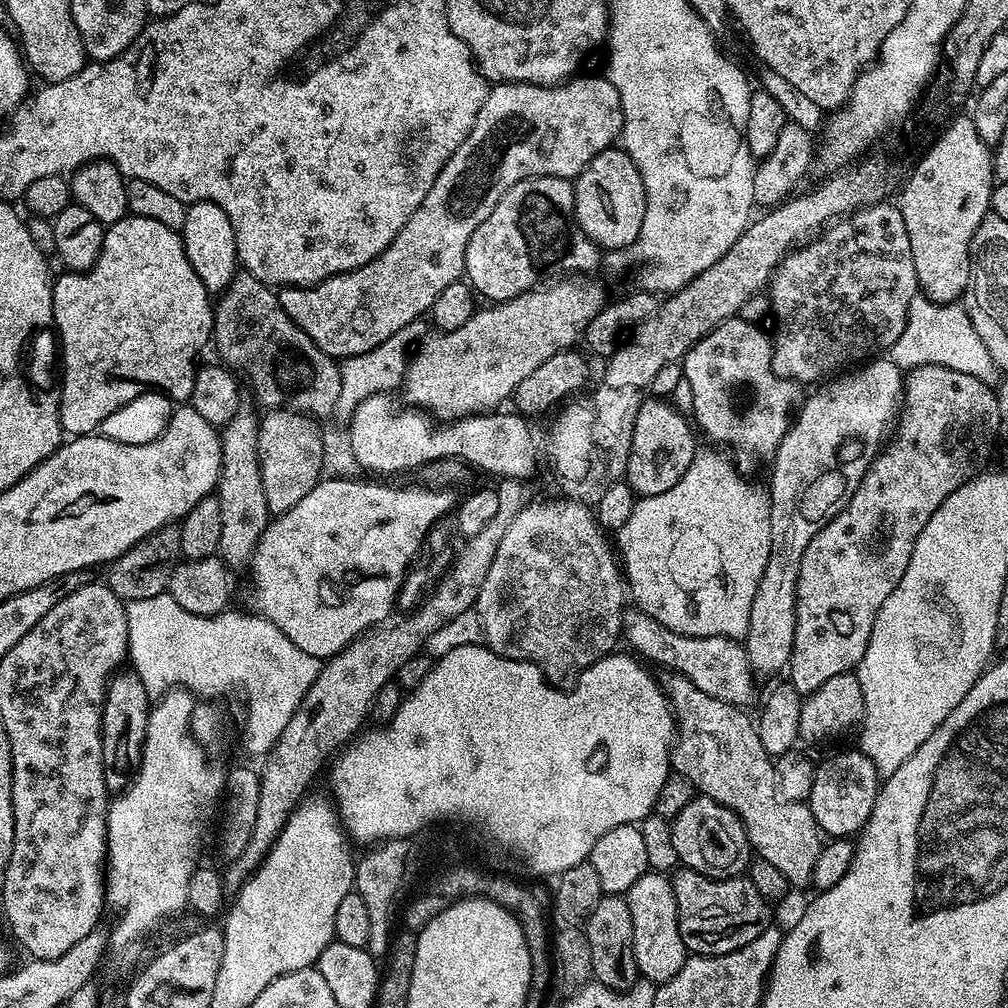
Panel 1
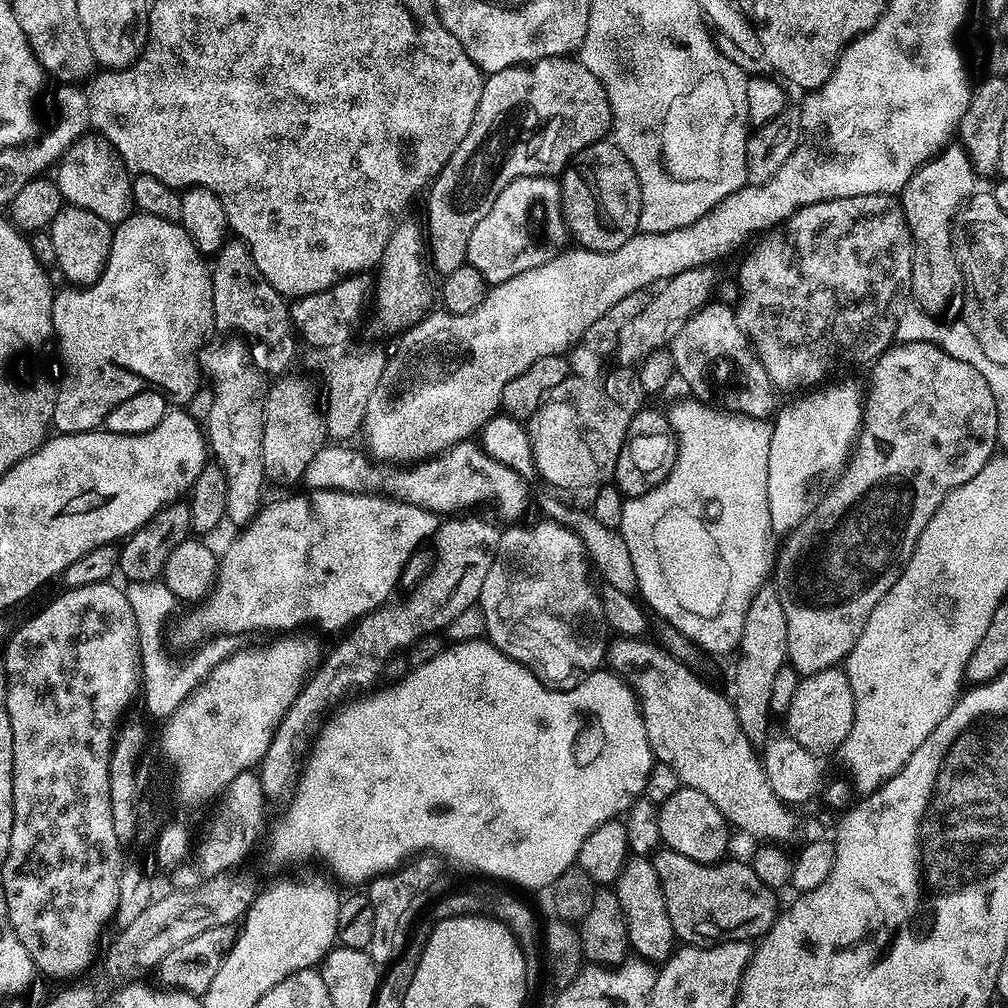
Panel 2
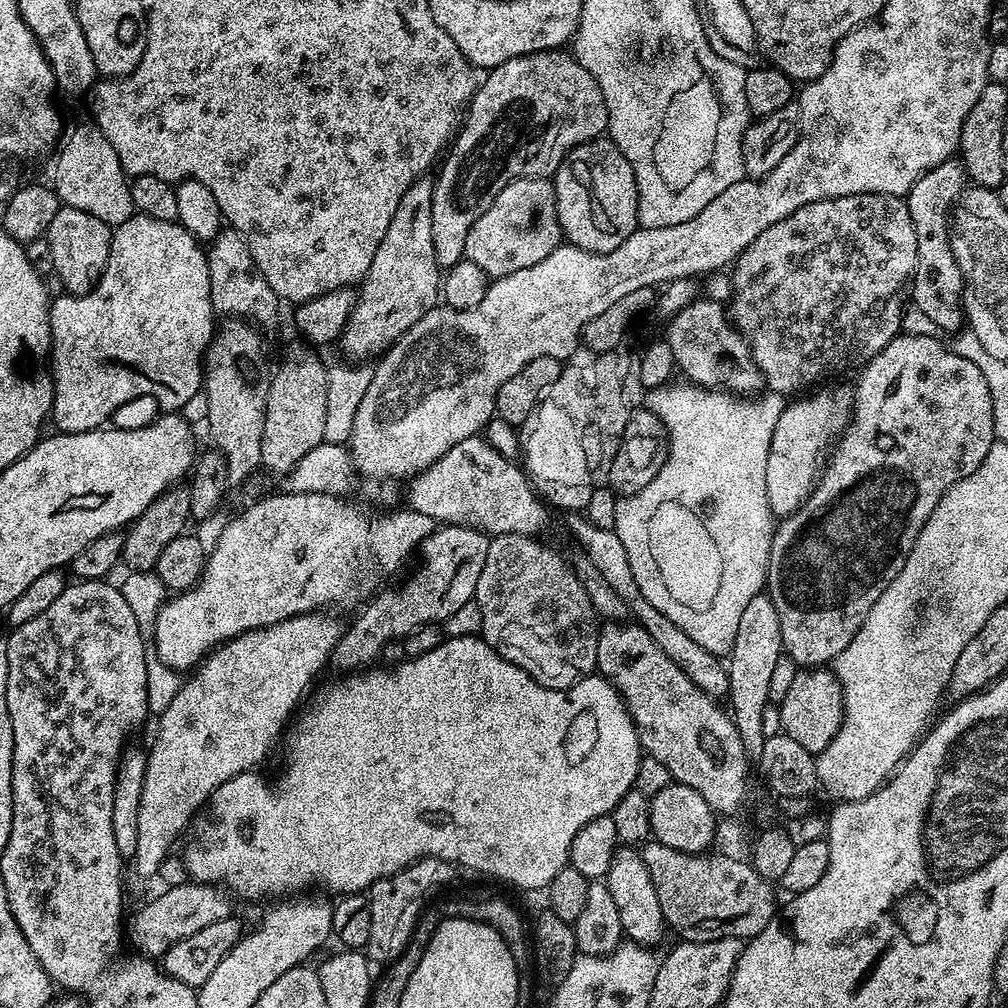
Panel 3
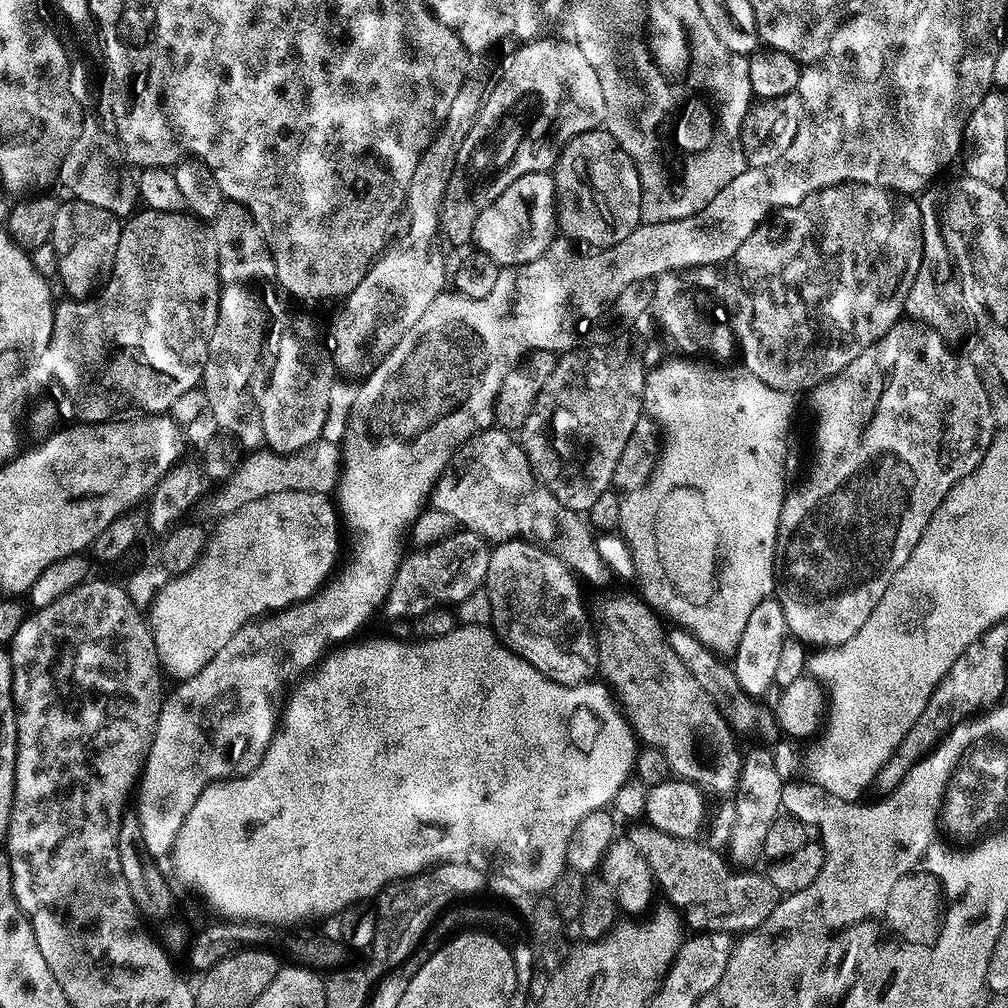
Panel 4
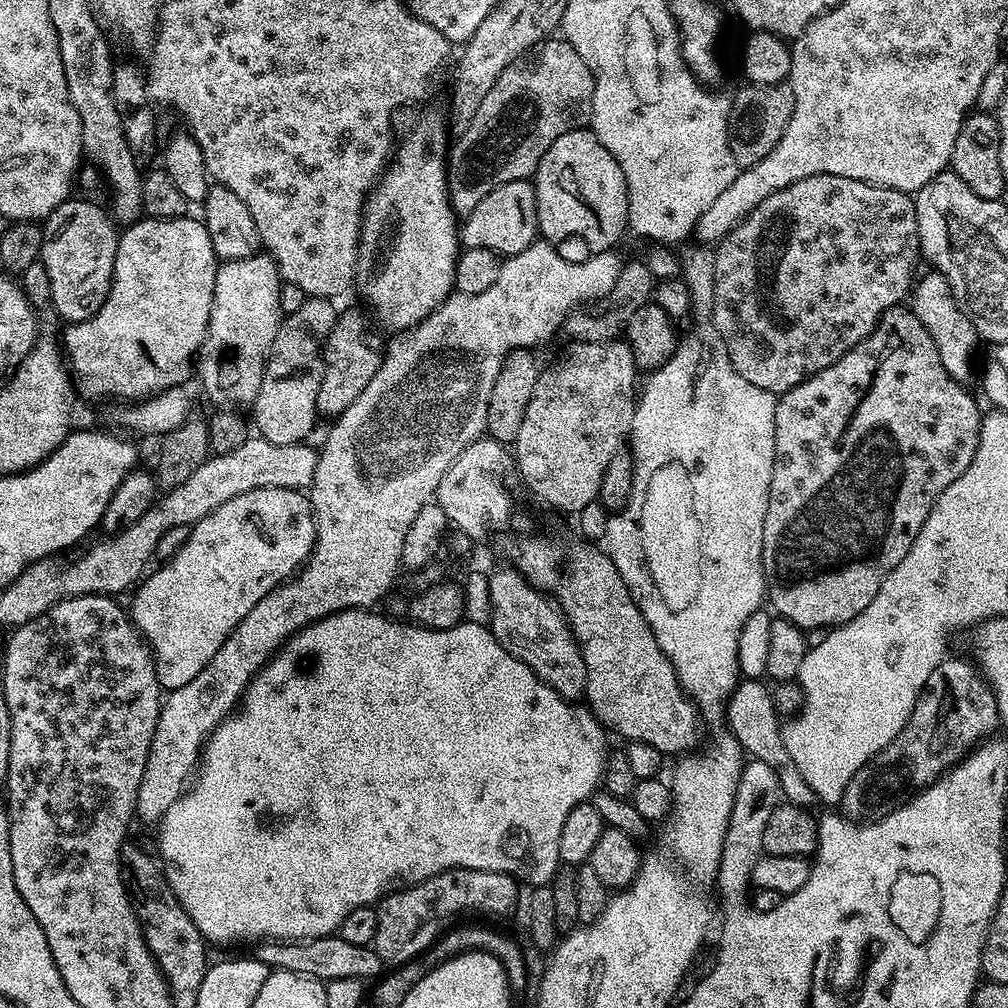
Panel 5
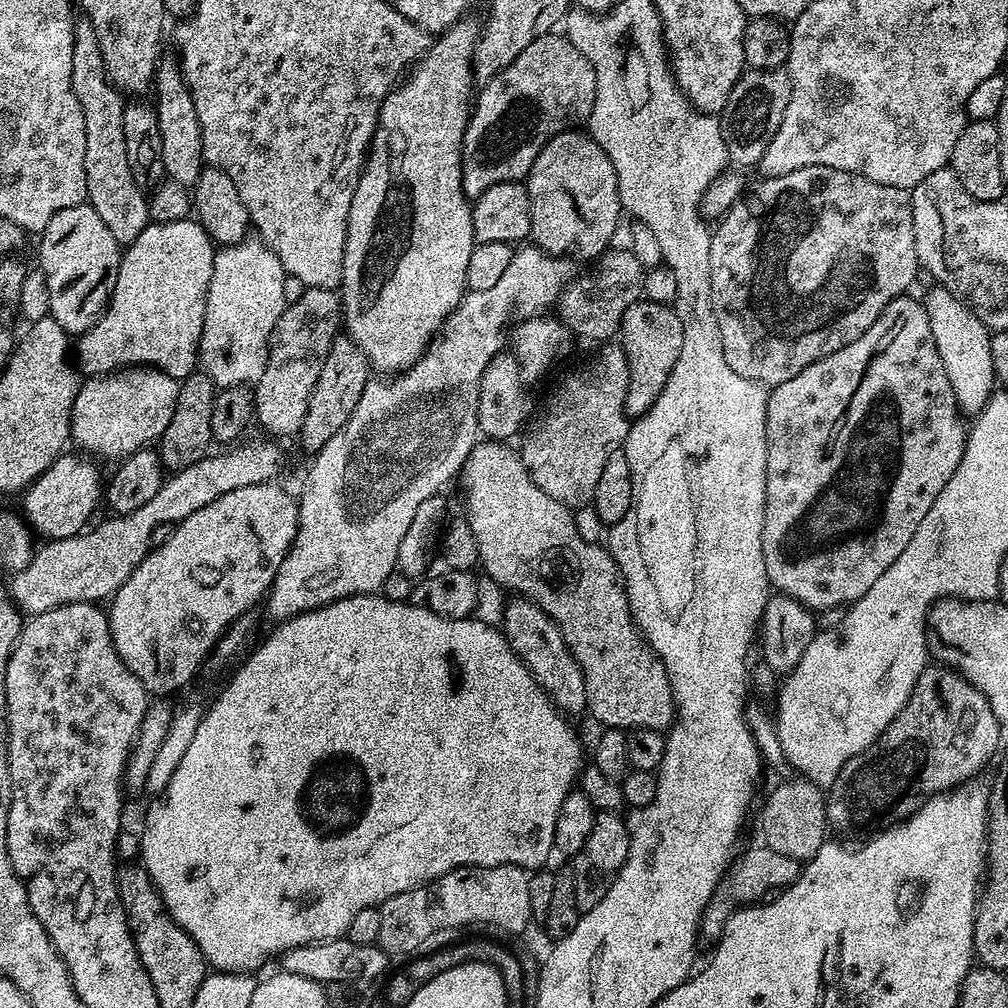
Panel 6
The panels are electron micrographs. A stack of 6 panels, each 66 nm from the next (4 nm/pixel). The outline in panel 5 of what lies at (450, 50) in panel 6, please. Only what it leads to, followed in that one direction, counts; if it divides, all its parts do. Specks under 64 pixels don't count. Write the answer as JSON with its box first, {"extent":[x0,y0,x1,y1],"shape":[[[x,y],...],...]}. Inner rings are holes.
{"extent":[354,132,462,334],"shape":[[[412,132],[409,134],[408,137],[405,138],[404,141],[399,141],[398,147],[395,149],[394,155],[391,157],[390,163],[385,167],[384,169],[384,175],[380,177],[377,185],[375,188],[372,189],[365,205],[364,205],[364,221],[360,223],[360,253],[358,254],[358,258],[356,259],[356,278],[354,281],[354,288],[355,291],[360,291],[360,296],[362,299],[365,300],[366,303],[368,303],[367,311],[370,313],[372,311],[372,316],[374,319],[377,320],[378,323],[381,324],[382,327],[385,328],[388,332],[396,332],[392,334],[403,334],[413,328],[416,327],[417,324],[421,324],[423,320],[428,317],[432,311],[435,310],[436,307],[438,307],[439,304],[444,303],[445,300],[448,299],[449,296],[453,295],[454,292],[454,285],[456,283],[456,257],[460,255],[462,251],[462,245],[460,243],[460,238],[458,235],[458,216],[457,213],[452,211],[452,202],[448,194],[448,166],[446,163],[446,154],[440,150],[439,146],[436,144],[431,144],[430,141],[427,140],[426,137],[423,136],[420,132]]]}

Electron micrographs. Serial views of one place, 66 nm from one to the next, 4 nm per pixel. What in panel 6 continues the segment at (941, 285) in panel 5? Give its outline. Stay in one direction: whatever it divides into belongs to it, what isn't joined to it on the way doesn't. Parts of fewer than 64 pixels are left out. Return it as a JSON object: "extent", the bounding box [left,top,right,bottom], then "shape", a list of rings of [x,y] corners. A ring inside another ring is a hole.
{"extent":[922,286,998,417],"shape":[[[932,286],[922,303],[930,318],[930,334],[934,334],[938,358],[942,358],[942,370],[946,370],[954,390],[956,407],[965,417],[975,417],[987,406],[998,384],[992,357],[993,333],[948,288]]]}

